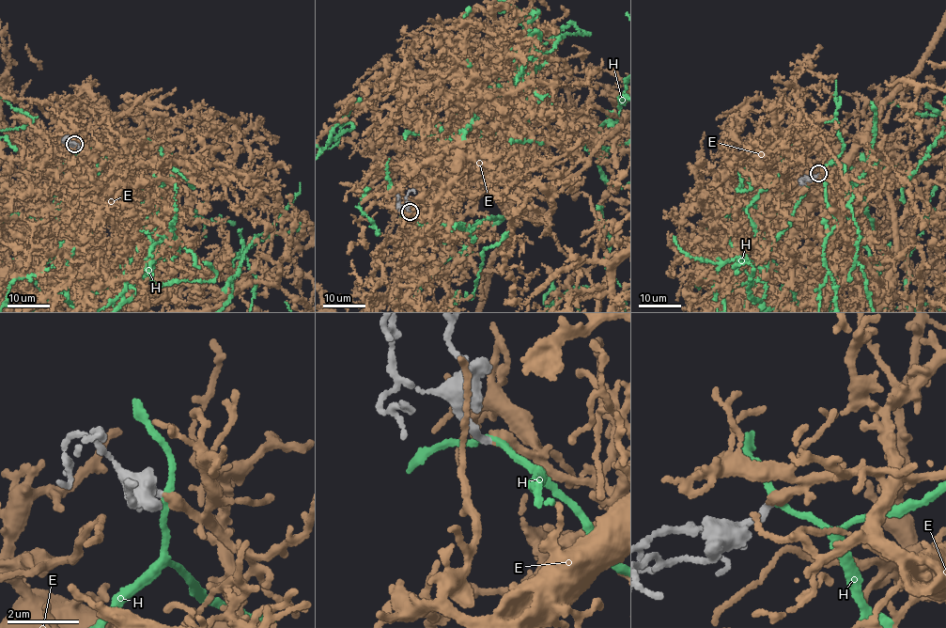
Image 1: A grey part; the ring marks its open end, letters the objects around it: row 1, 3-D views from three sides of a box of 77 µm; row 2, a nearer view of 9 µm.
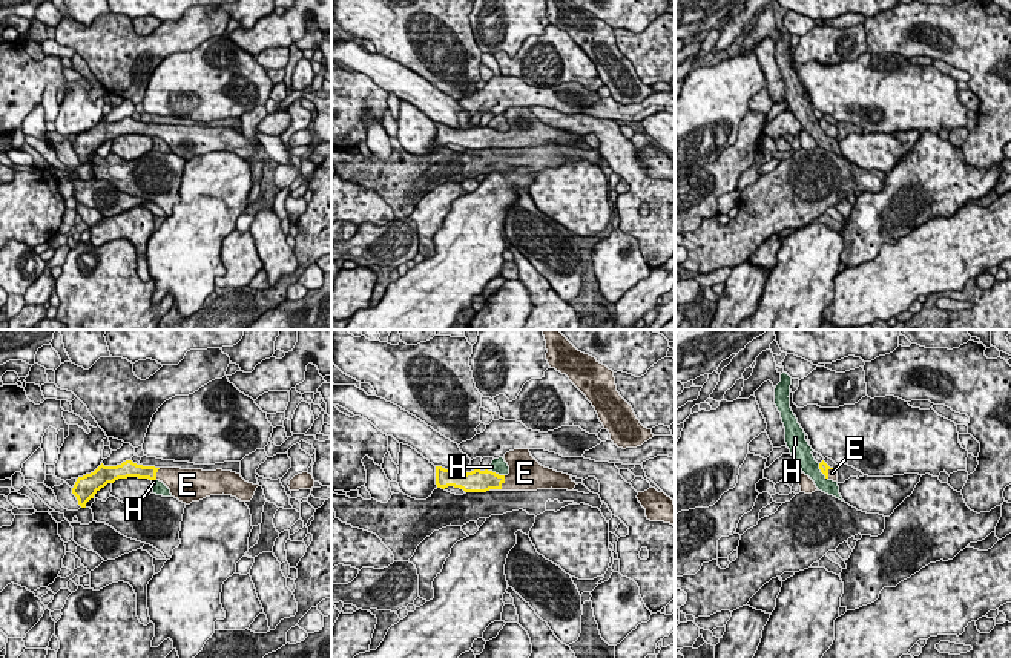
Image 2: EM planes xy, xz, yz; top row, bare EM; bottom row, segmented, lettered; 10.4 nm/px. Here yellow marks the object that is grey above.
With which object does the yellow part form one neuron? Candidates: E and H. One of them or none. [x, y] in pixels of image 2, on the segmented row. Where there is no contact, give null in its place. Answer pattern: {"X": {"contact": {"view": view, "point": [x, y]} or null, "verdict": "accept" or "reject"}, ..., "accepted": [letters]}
{"E": {"contact": {"view": "xz", "point": [499, 488]}, "verdict": "accept"}, "H": {"contact": {"view": "xz", "point": [496, 474]}, "verdict": "reject"}, "accepted": ["E"]}

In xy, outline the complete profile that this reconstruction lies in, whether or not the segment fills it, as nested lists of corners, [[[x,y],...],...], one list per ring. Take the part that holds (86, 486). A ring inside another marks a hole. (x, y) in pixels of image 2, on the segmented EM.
[[[126,460],[117,466],[101,463],[94,472],[78,477],[72,494],[77,497],[78,505],[86,508],[86,503],[107,483],[127,477],[160,480],[170,489],[172,497],[186,505],[222,494],[236,497],[241,502],[250,502],[259,486],[245,482],[241,474],[232,471],[155,468]]]

